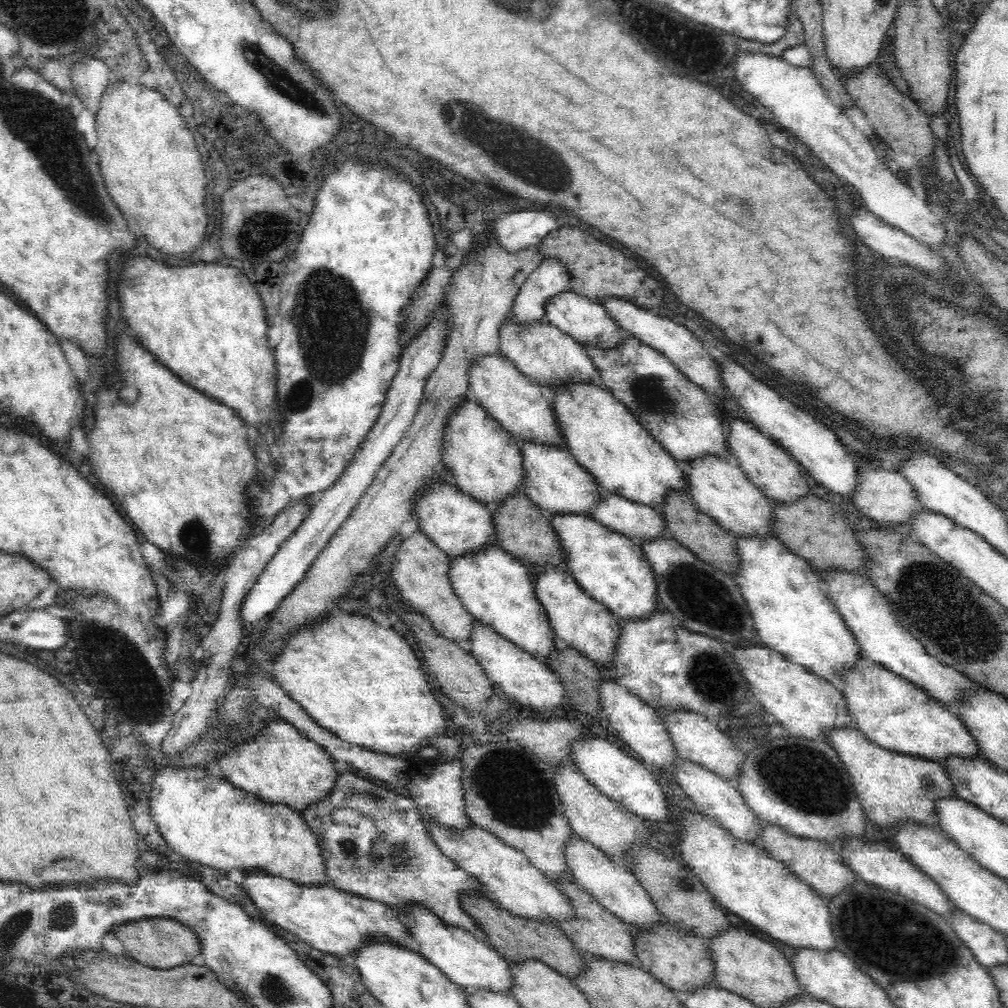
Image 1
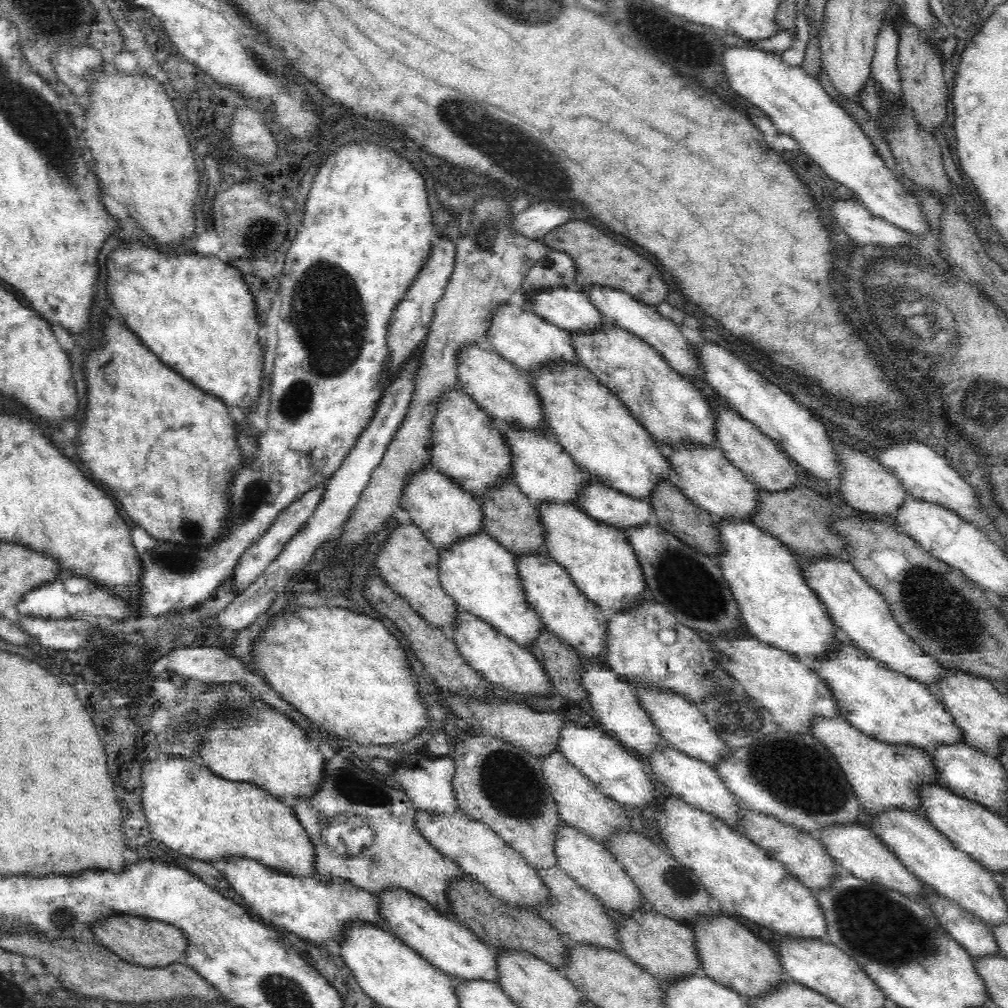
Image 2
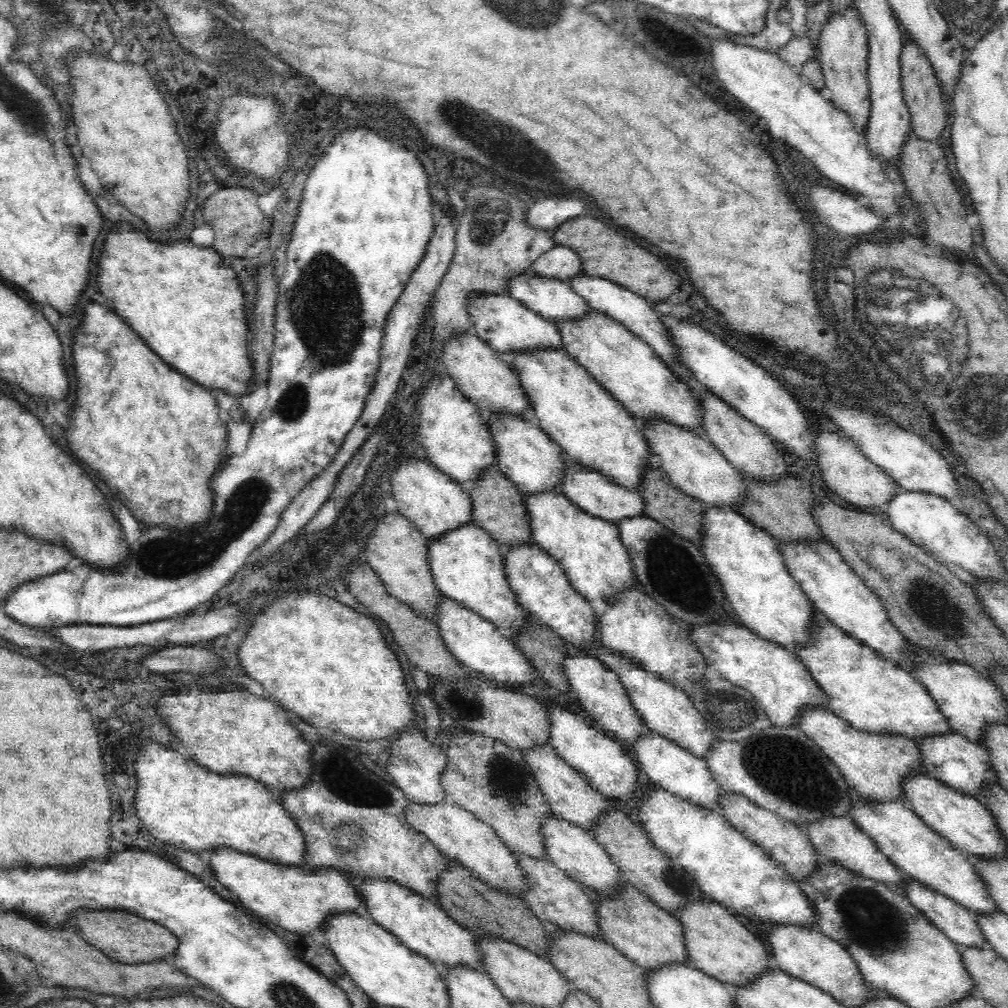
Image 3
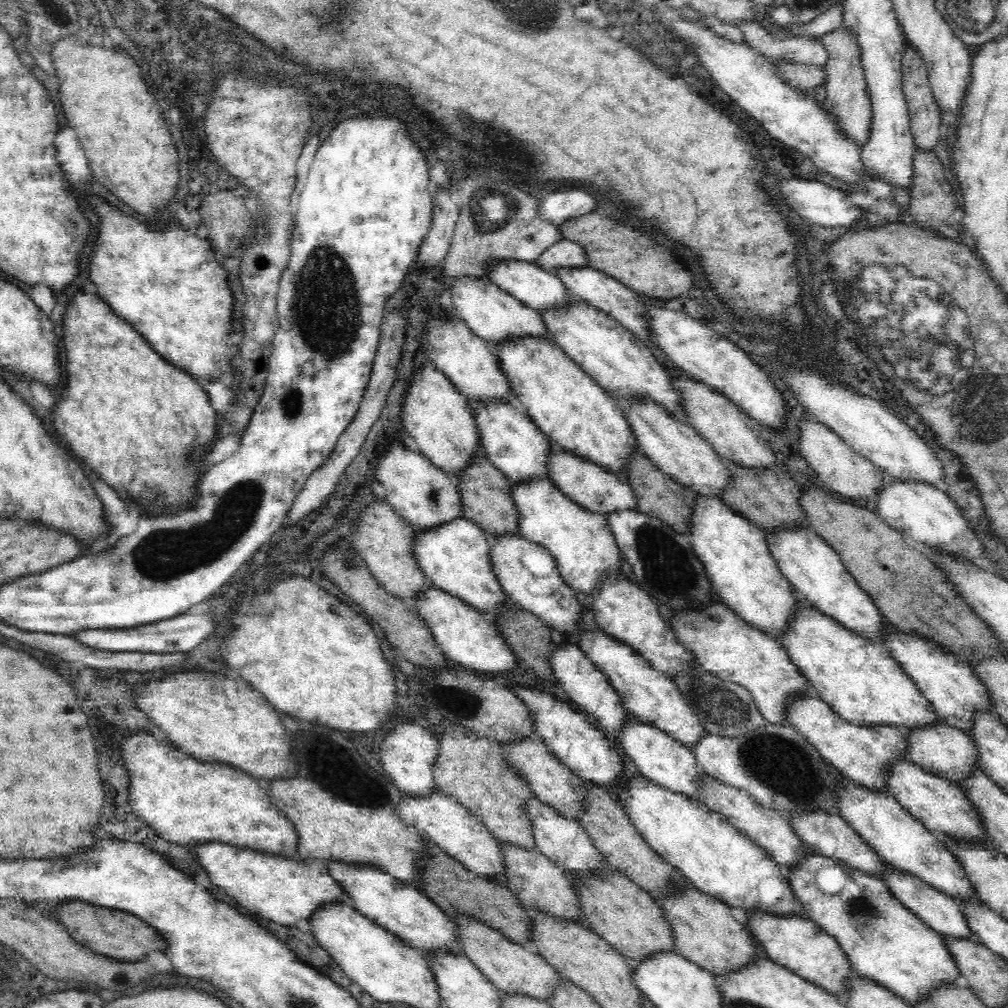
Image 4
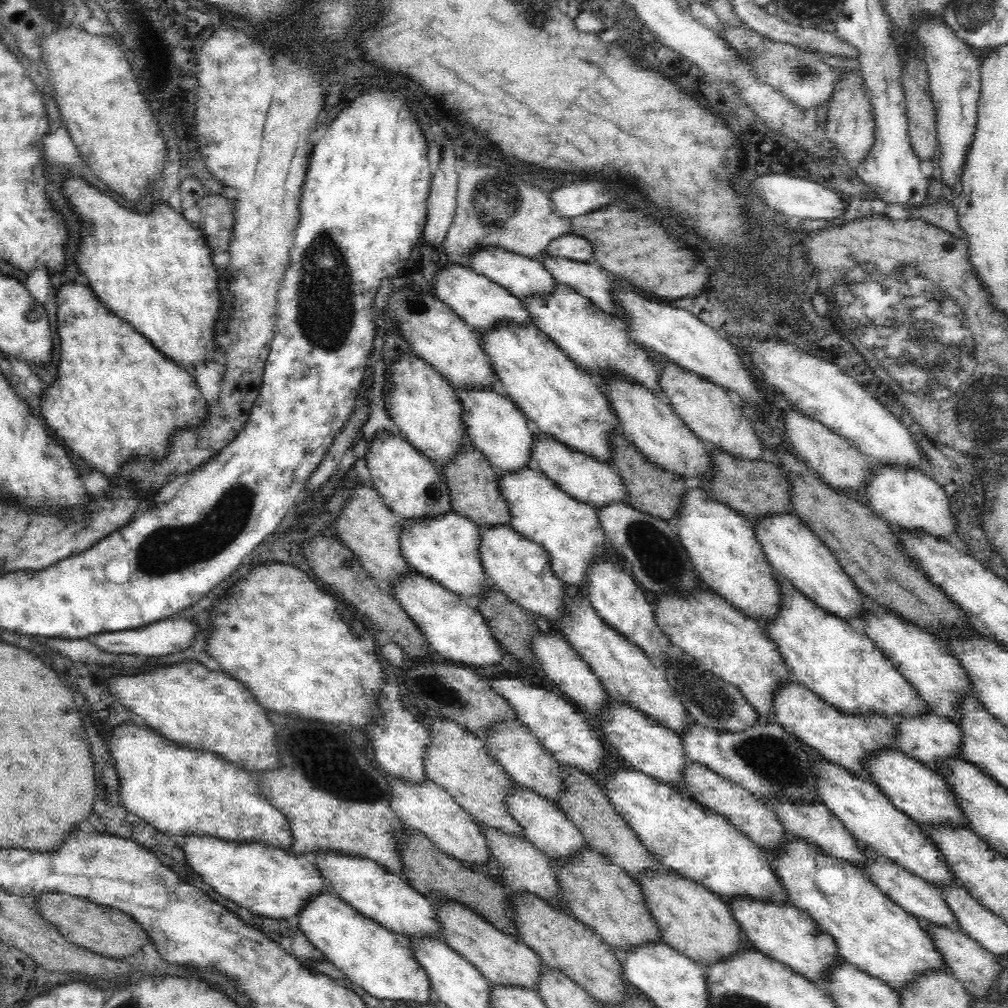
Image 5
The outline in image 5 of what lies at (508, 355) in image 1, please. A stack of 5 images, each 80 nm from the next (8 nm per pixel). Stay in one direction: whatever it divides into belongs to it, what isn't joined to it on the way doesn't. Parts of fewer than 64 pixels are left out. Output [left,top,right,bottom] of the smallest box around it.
[436,266,532,332]

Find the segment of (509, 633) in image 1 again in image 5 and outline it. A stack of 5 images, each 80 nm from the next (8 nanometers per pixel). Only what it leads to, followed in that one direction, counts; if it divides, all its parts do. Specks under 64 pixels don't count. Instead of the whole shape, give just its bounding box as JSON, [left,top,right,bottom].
[399,513,491,604]

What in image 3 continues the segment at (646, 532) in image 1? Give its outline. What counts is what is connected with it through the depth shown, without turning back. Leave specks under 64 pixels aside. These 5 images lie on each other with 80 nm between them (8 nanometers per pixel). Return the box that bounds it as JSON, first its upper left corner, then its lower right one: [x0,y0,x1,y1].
[559,463,646,523]

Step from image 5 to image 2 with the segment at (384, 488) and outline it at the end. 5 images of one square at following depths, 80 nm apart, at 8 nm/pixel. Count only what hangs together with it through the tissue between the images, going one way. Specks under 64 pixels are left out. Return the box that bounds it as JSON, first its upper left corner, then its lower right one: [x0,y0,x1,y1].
[401,468,484,549]

